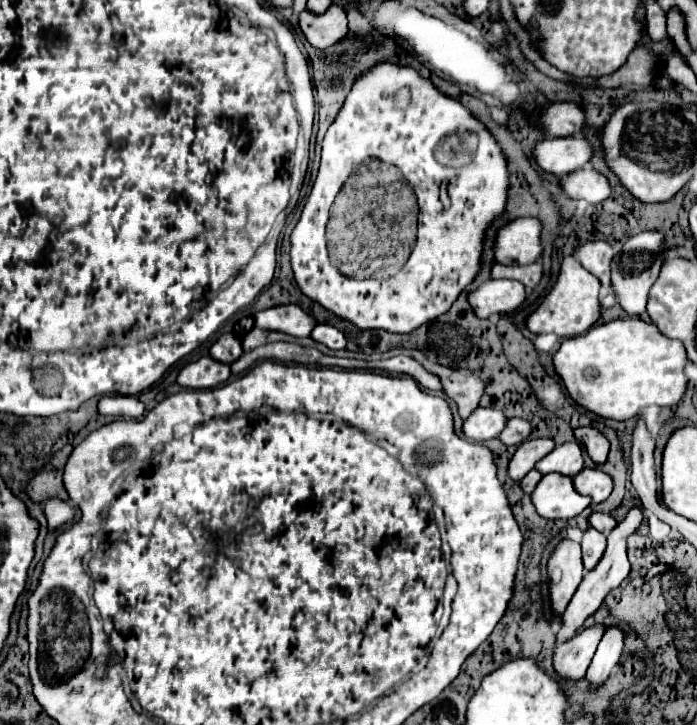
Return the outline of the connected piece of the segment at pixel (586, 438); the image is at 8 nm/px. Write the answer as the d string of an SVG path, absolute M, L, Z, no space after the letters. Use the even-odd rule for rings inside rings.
M578 427L578 429L574 429L574 435L576 435L578 441L582 441L582 445L588 451L588 455L596 463L604 463L606 461L610 443L608 443L608 439L596 427Z

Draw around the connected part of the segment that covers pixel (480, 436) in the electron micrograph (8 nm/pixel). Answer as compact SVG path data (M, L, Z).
M478 409L464 421L464 435L470 441L484 443L498 437L506 427L506 415L500 409Z

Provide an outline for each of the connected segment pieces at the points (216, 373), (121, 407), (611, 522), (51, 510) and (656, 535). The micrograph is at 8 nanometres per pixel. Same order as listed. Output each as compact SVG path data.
M200 357L178 373L178 385L190 389L210 389L228 381L230 375L230 365L224 365L212 357Z
M112 395L112 397L102 397L98 403L98 411L102 415L114 415L114 417L142 417L144 415L144 405L134 399L134 397L124 397L124 395Z
M592 513L590 515L590 525L594 529L598 529L600 533L610 533L618 525L618 521L608 513Z
M56 497L48 499L44 503L44 513L48 517L48 529L50 529L50 533L54 529L58 529L60 525L64 525L64 523L68 523L68 521L74 519L74 509L68 503L64 503L64 501L56 499Z
M656 515L648 517L648 525L650 525L650 537L652 539L666 539L670 533L670 525L660 521Z

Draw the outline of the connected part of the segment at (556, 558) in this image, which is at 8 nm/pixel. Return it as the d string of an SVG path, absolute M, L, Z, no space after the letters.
M562 539L548 561L550 599L552 599L552 609L556 613L562 613L570 603L572 595L576 593L582 581L582 569L584 567L582 567L580 545L570 539Z

